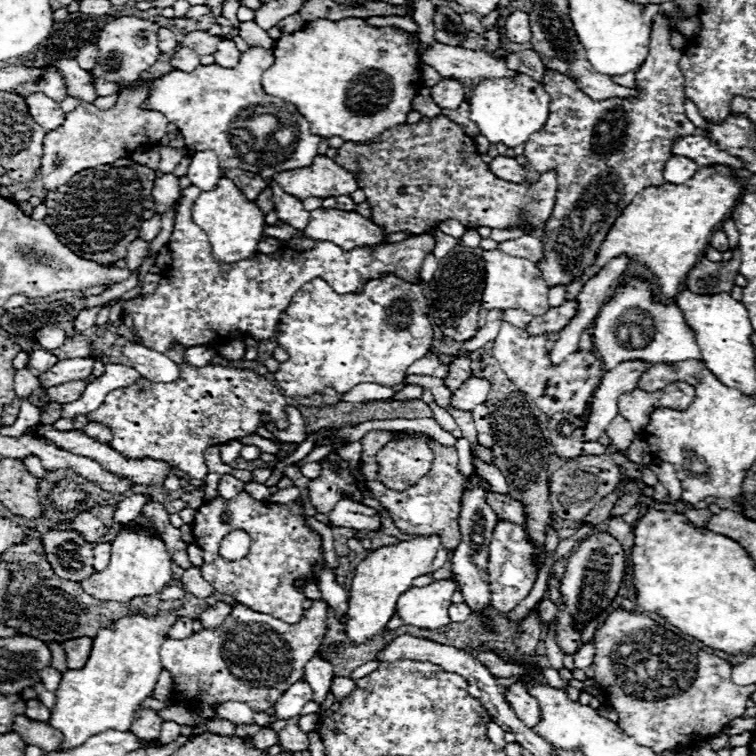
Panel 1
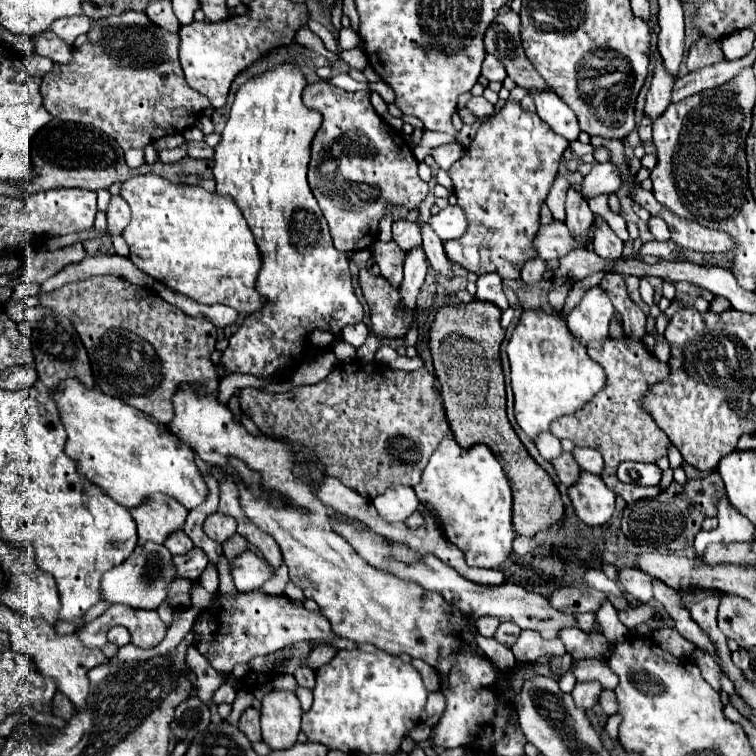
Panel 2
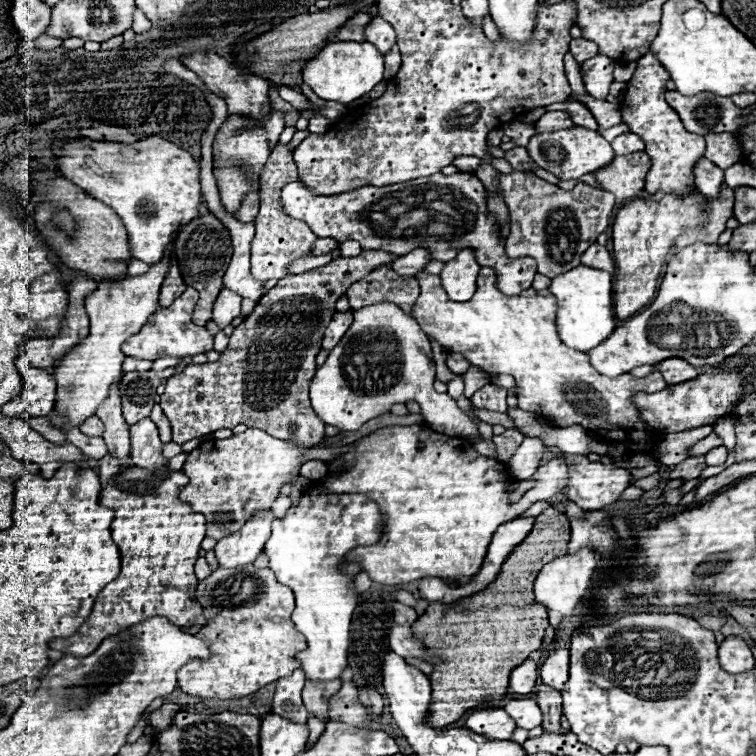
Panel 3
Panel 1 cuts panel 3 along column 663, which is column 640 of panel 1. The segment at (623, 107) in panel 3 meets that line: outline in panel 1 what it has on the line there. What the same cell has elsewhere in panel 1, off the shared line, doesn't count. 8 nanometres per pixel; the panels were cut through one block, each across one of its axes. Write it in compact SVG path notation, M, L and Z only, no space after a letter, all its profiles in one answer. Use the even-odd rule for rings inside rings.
M658 12L654 16L654 26L652 26L650 54L642 62L642 68L634 72L636 76L634 90L638 92L638 100L596 102L590 100L566 74L560 74L558 70L550 70L550 68L544 72L542 84L550 94L550 114L546 128L530 136L530 140L524 144L524 156L528 158L528 164L538 172L546 172L550 168L556 168L558 172L556 204L552 208L550 220L544 226L544 236L542 236L544 258L542 262L538 262L538 268L542 270L542 276L548 282L548 286L570 284L582 274L582 270L586 270L594 262L594 256L602 240L606 238L618 214L632 202L632 198L646 186L664 184L662 172L666 160L672 156L670 152L672 140L676 136L694 134L696 130L694 124L684 114L684 76L678 64L682 52L674 50L668 44L670 34L672 34L670 14Z

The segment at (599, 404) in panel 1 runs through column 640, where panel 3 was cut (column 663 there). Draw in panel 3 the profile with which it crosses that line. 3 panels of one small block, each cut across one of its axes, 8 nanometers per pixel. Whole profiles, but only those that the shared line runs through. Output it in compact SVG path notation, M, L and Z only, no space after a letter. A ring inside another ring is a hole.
M664 360L660 372L668 384L680 384L698 376L698 370L692 364L686 364L686 360Z

